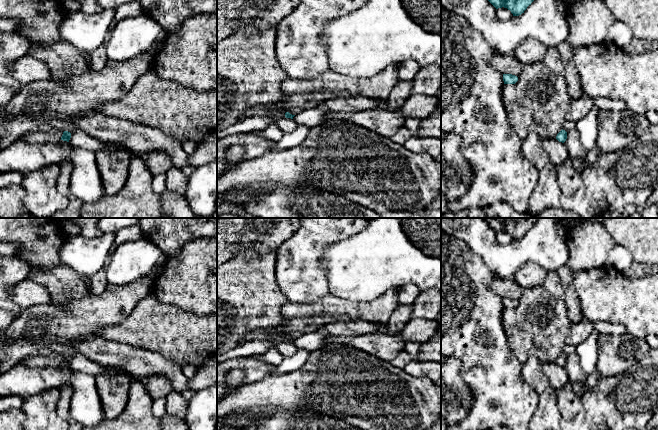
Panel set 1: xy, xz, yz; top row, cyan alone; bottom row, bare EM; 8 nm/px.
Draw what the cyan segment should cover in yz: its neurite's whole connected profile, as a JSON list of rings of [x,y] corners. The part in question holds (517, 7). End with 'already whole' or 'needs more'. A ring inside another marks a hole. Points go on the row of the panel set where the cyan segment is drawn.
[[[488,0],[496,9],[507,8],[513,16],[519,16],[534,0]]]; already whole

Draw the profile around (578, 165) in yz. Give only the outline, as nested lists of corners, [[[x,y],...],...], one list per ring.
[[[575,159],[572,162],[572,168],[575,172],[581,173],[584,167],[587,165],[586,159]]]

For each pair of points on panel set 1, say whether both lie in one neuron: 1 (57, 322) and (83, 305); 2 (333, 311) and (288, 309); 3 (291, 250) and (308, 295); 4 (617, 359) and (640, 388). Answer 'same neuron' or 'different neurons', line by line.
1: same neuron
2: same neuron
3: same neuron
4: different neurons

